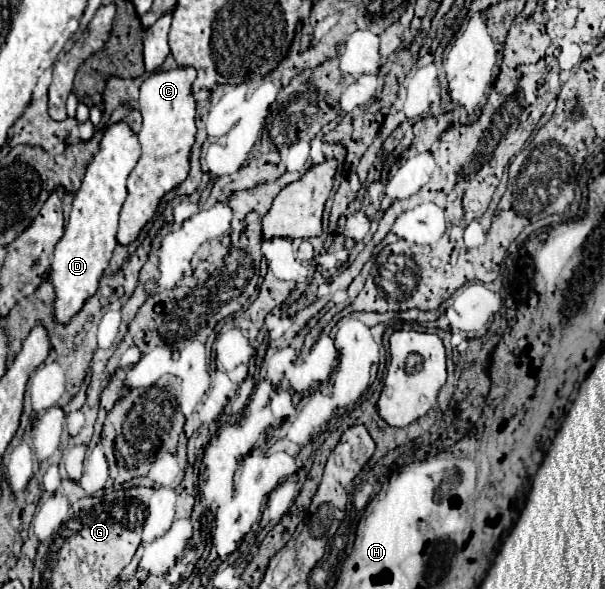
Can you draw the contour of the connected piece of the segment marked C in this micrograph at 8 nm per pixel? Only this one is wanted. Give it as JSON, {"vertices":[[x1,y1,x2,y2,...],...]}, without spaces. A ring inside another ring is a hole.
{"vertices":[[177,67,173,71,157,71,149,75,141,85,139,113,143,125,139,131,141,157,133,167,127,181,127,201,121,209,117,243,131,245,147,221,153,219,161,199,179,187,189,175,189,155,195,143,195,97,191,95,191,85,195,81,195,71,191,67]]}

